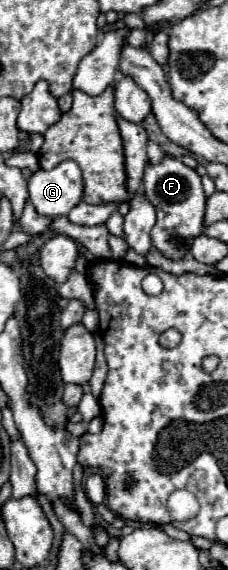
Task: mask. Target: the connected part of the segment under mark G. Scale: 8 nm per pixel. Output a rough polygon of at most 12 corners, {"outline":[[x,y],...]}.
{"outline":[[80,167],[38,169],[28,193],[40,215],[68,215],[84,195]]}

